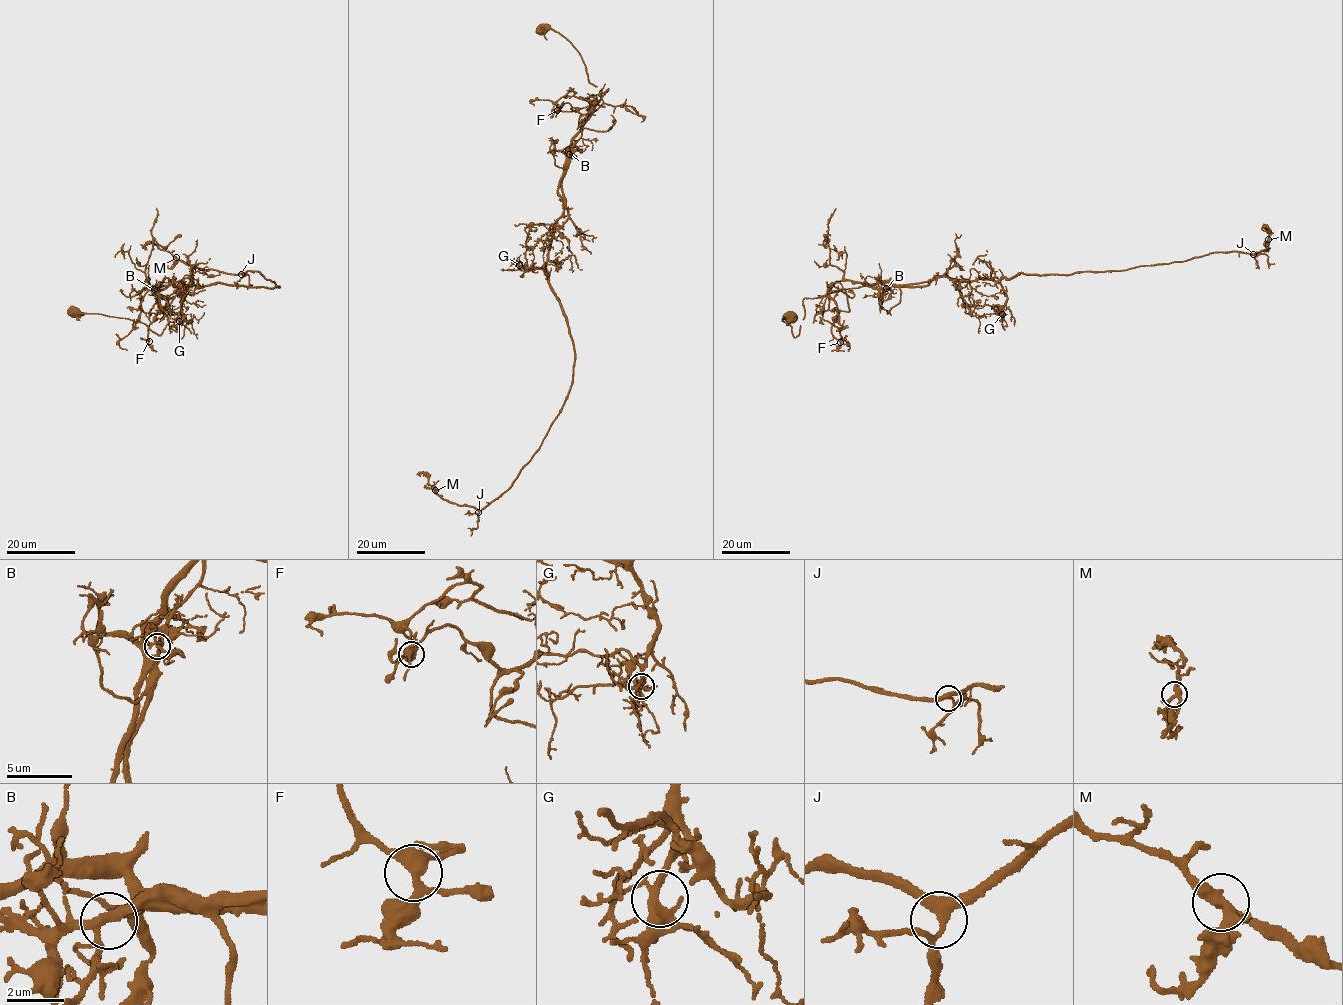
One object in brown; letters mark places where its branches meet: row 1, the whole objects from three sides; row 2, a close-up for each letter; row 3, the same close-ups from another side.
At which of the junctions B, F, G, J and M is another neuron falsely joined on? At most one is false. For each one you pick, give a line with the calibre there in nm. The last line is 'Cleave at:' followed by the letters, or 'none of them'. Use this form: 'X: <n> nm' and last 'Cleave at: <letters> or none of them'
B: 280 nm
Cleave at: B

